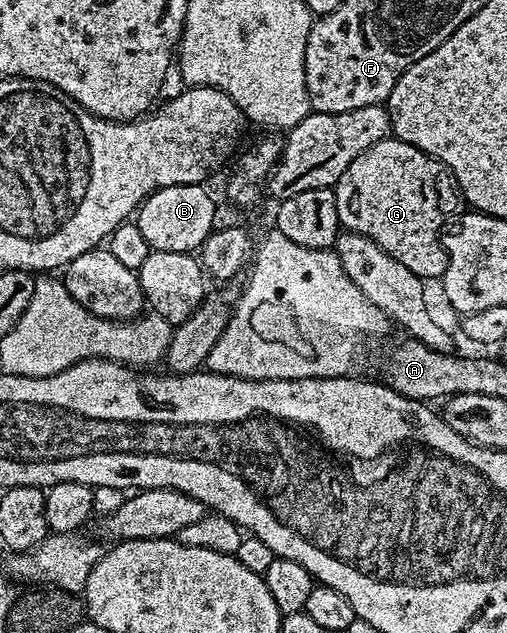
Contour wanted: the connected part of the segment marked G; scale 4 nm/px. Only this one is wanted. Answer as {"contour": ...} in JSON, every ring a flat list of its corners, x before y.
{"contour":[[389,136,374,144,374,148,366,148,366,152,362,152,362,156,358,156,358,160,354,160,350,168,346,168,346,172,342,172,334,189,338,204,338,220,343,229,353,230,374,240,378,248,394,256,397,266,410,268,410,272,414,272,419,278,443,279,448,254,440,242,440,229,444,227,449,216,457,213,456,205,461,205,462,202,456,189,456,177,448,171,448,167,400,138]]}

